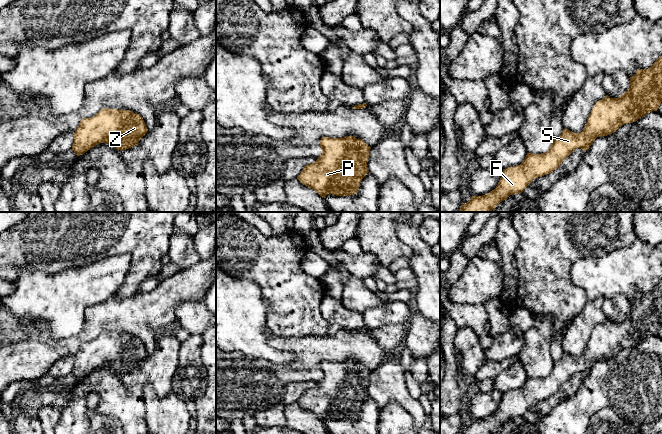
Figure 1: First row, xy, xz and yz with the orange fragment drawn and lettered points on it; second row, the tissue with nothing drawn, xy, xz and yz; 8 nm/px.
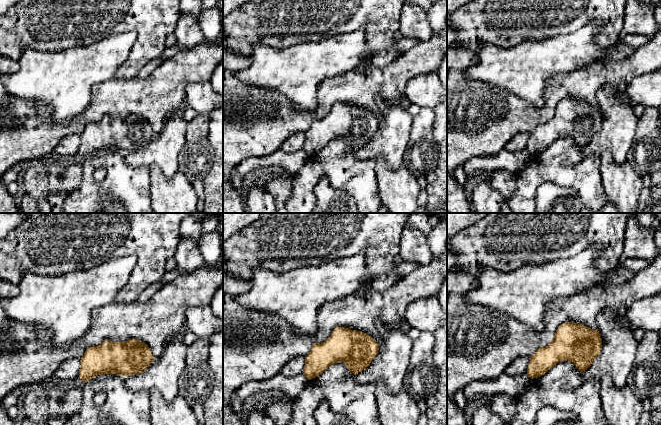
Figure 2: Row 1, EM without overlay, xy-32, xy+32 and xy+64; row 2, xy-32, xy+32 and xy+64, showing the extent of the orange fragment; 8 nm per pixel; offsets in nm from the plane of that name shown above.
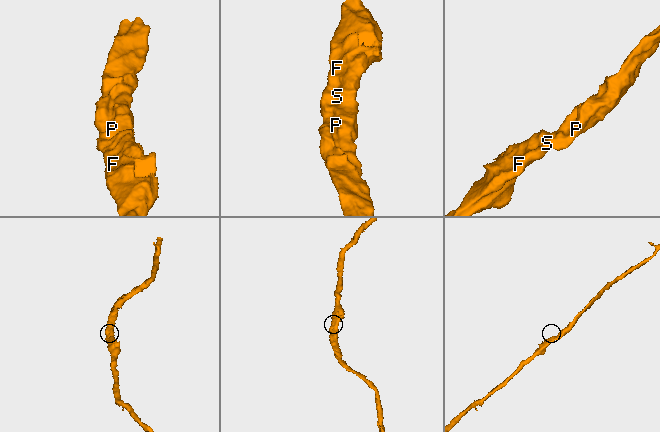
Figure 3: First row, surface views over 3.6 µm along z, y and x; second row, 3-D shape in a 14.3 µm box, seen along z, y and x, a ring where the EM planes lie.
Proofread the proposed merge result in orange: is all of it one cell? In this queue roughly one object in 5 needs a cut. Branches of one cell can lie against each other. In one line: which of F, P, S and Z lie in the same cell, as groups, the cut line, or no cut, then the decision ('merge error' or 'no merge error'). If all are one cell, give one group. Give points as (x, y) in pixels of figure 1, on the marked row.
groups F P S Z; cut none; no merge error

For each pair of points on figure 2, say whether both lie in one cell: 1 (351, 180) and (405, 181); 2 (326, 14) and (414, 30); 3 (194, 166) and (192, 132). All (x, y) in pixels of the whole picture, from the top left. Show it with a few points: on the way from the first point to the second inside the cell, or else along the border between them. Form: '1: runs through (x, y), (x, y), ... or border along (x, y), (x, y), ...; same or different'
1: border along (374, 159), (374, 173), (378, 196), (381, 202); different
2: border along (402, 10), (398, 29); different
3: runs through (194, 158), (194, 140); same

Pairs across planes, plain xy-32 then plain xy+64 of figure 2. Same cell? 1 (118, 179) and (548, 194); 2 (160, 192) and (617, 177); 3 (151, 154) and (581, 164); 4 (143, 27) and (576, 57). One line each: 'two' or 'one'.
1: two
2: one
3: two
4: two

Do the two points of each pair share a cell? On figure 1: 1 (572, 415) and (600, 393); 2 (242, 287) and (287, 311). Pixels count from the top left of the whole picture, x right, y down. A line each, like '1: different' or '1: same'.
1: same
2: different

